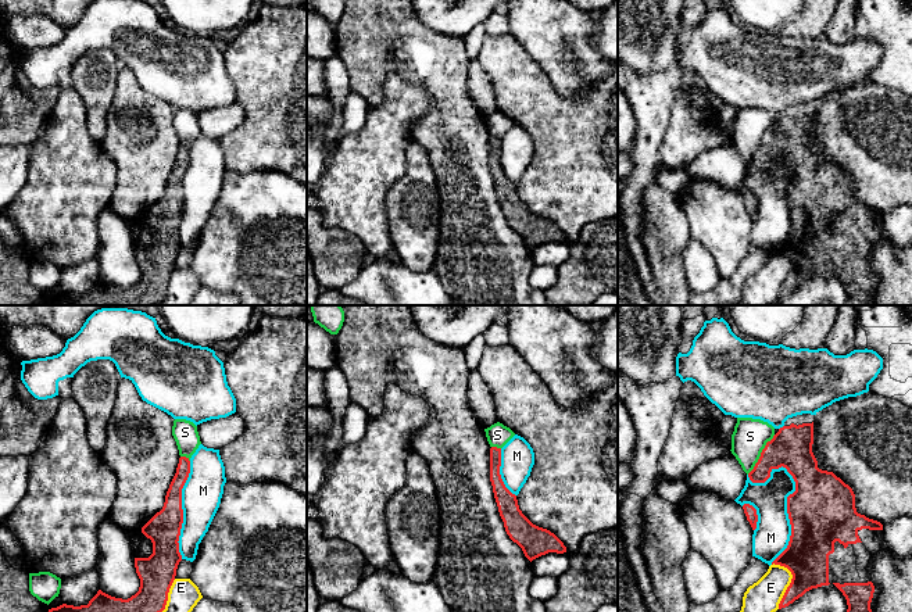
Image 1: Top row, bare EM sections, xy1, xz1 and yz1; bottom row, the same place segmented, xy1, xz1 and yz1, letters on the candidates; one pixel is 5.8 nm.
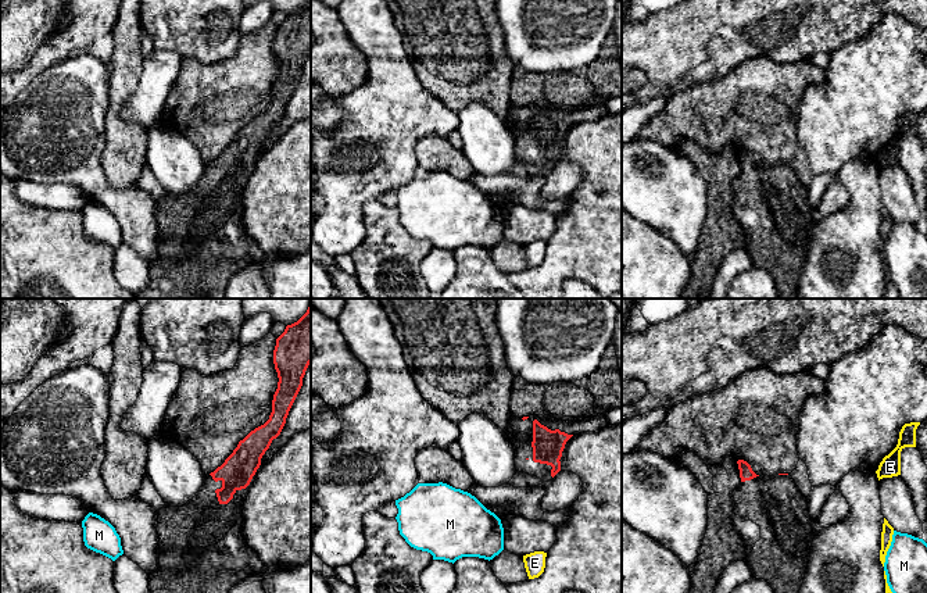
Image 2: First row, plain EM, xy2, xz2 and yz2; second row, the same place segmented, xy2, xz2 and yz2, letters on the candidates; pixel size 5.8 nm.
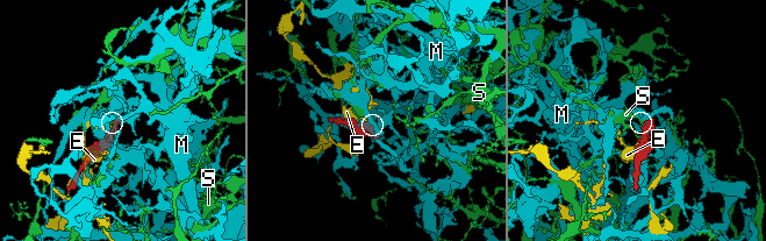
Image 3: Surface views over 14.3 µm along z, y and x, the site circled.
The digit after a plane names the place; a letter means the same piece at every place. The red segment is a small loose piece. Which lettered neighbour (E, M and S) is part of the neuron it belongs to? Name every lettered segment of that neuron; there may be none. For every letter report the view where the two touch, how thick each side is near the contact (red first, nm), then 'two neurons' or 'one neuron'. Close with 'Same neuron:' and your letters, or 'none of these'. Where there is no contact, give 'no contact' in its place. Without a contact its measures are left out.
E: yz1 | 260/200 nm | two neurons
M: yz1 | 380/200 nm | two neurons
S: yz1 | 240/200 nm | two neurons
Same neuron: none of these

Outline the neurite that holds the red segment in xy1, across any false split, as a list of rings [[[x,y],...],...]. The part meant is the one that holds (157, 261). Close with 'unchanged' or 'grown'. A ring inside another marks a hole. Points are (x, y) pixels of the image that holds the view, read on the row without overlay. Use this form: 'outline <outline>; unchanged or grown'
outline [[[180,146],[162,198],[142,216],[142,222],[153,232],[153,243],[149,247],[135,247],[140,268],[139,280],[122,289],[99,279],[87,294],[62,293],[49,298],[46,305],[157,305],[161,303],[182,250],[178,232],[183,212],[182,178],[189,162],[190,150]]]; unchanged

